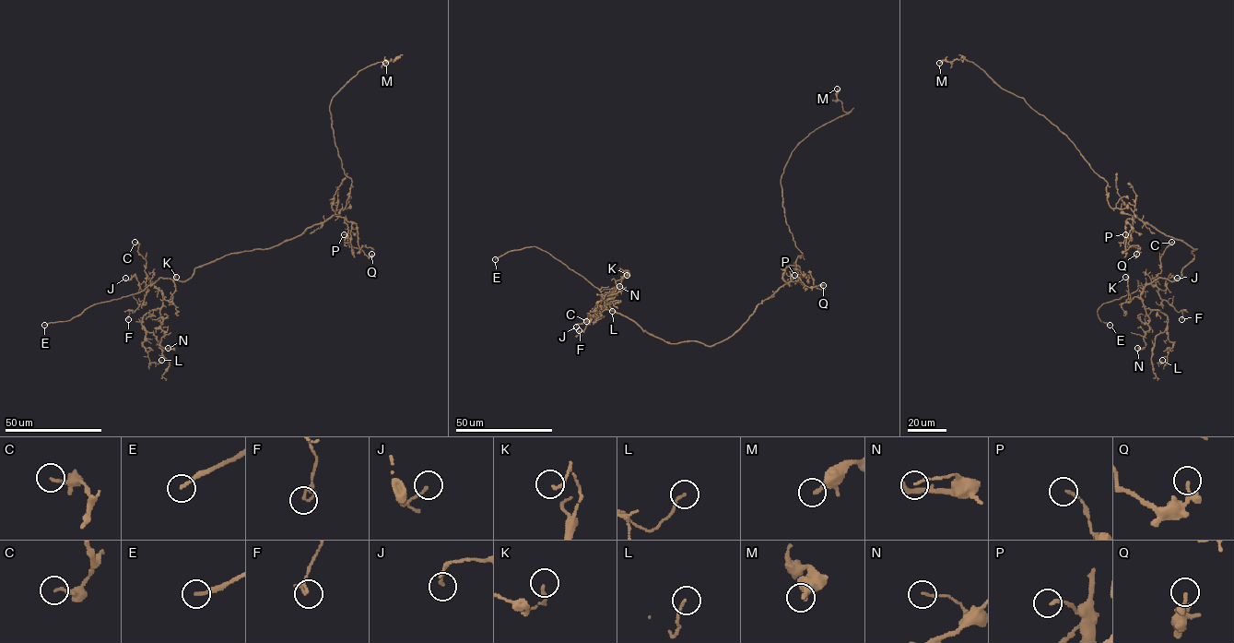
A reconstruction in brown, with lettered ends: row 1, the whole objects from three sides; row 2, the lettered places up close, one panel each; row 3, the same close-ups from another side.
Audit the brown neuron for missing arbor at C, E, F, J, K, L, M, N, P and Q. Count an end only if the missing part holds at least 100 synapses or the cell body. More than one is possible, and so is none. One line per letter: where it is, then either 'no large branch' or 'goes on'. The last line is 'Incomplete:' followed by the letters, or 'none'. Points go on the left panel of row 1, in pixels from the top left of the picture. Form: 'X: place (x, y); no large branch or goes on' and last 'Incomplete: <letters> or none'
C: place (135, 242); no large branch
E: place (44, 325); goes on
F: place (128, 319); no large branch
J: place (125, 278); no large branch
K: place (176, 277); no large branch
L: place (161, 360); no large branch
M: place (385, 63); no large branch
N: place (168, 348); no large branch
P: place (344, 234); no large branch
Q: place (371, 254); no large branch
Incomplete: E

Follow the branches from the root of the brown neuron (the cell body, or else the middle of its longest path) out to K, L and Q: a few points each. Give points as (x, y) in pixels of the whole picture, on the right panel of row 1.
K: (1157, 230), (1196, 249), (1192, 251), (1194, 258), (1178, 279), (1157, 278), (1131, 300), (1125, 277)
L: (1157, 230), (1196, 249), (1180, 277), (1157, 278), (1140, 295), (1145, 309), (1167, 317), (1173, 346), (1162, 360)
Q: (1157, 230), (1133, 216), (1128, 244), (1138, 249), (1136, 254)

